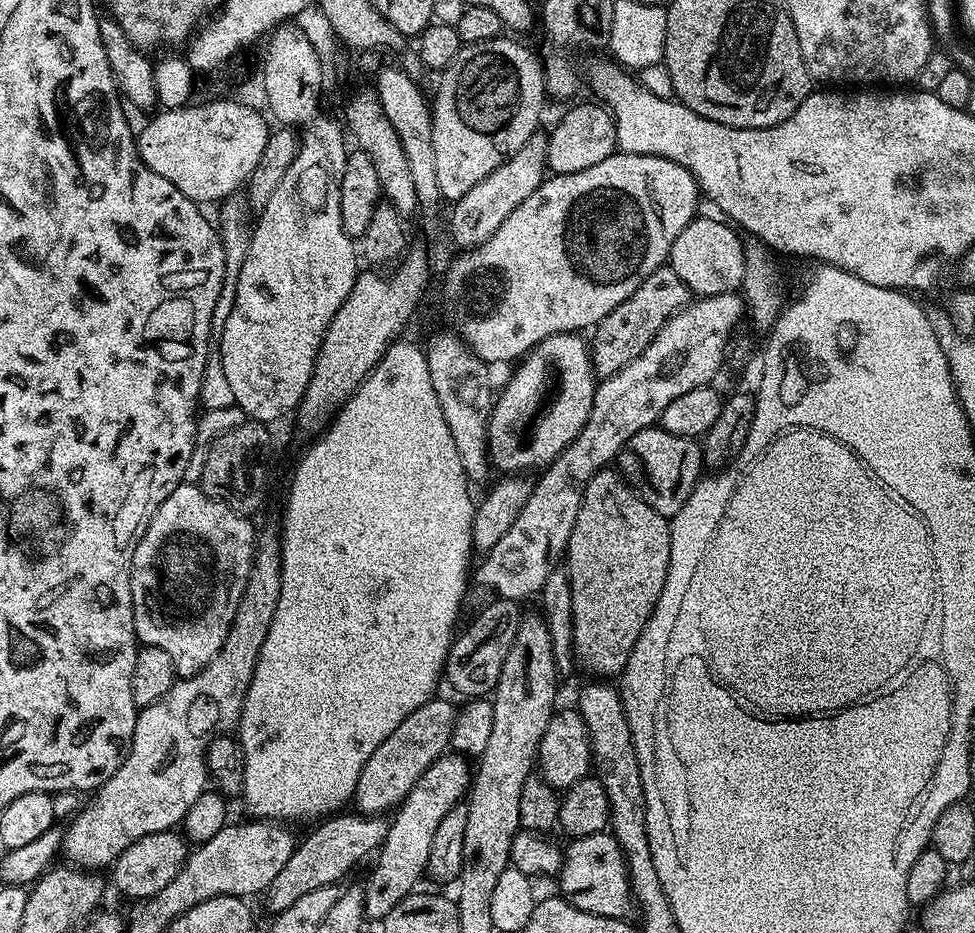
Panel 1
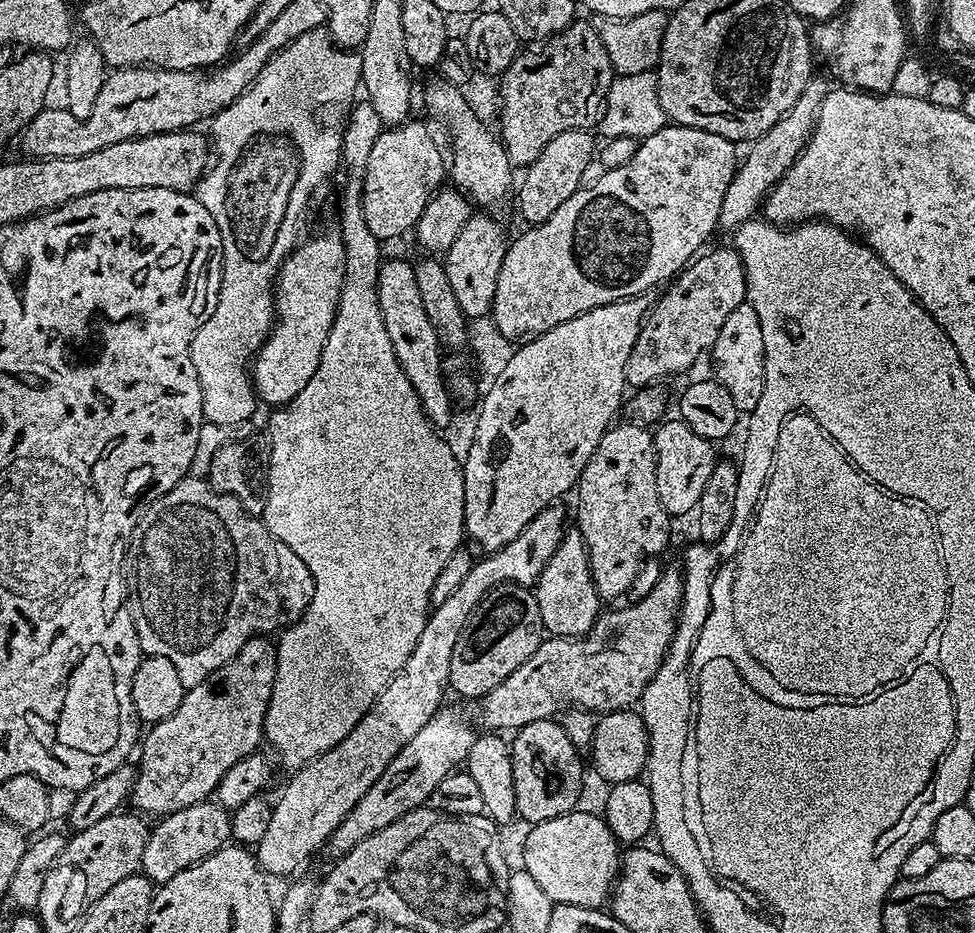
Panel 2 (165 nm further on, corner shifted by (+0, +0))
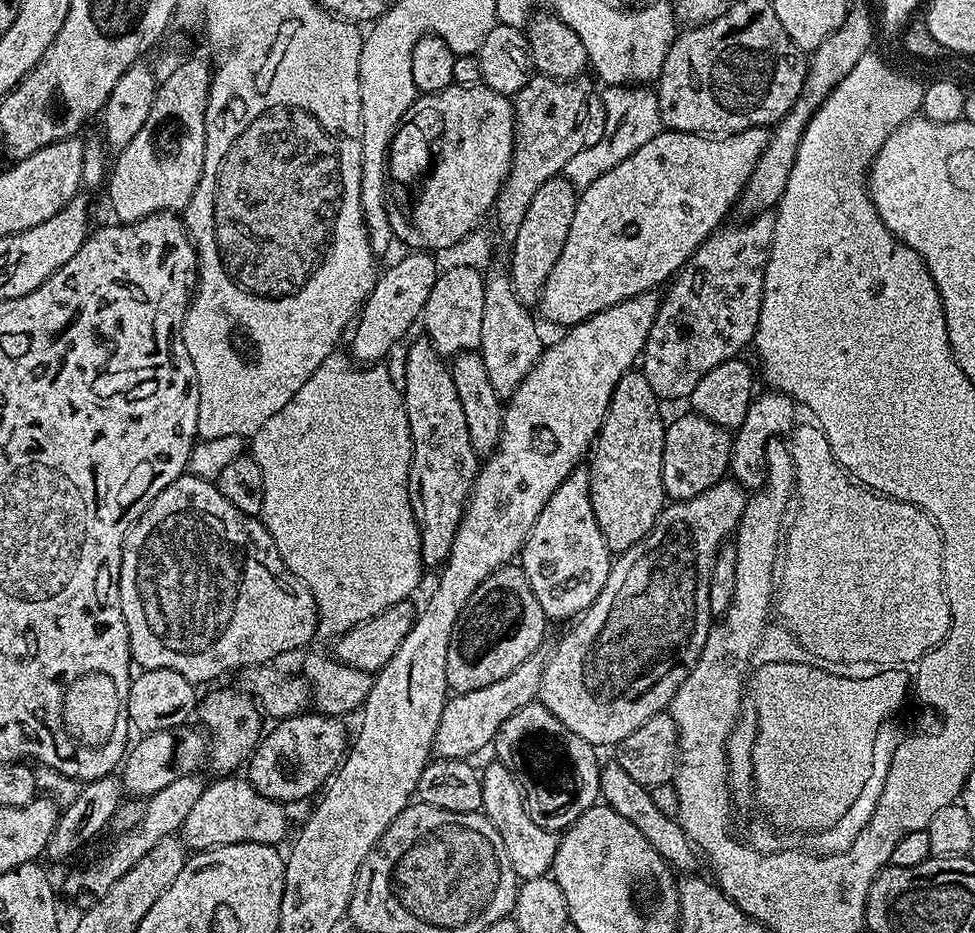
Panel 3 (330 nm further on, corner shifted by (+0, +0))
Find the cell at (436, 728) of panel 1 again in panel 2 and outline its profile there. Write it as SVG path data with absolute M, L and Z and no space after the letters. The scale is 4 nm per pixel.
M679 567L668 568L657 578L656 585L649 590L648 596L642 597L637 604L632 604L629 608L616 608L613 612L601 611L587 636L541 639L538 650L534 650L534 654L530 654L530 658L526 658L526 662L522 662L522 666L518 666L518 670L510 674L510 678L498 682L494 690L479 697L479 727L484 730L515 730L530 722L553 719L557 713L569 706L584 708L593 714L603 714L619 712L635 705L662 666L664 655L672 645L683 600L684 573Z

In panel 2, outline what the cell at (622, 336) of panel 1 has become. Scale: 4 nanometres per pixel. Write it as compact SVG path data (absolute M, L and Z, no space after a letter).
M716 248L709 256L703 256L693 259L649 307L634 350L630 350L630 358L626 358L624 383L629 389L655 385L660 382L656 380L676 376L694 367L703 352L704 355L711 353L730 312L746 300L746 274L735 248Z

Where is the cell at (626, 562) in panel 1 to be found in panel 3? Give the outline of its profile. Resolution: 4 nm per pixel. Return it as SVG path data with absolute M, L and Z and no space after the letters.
M630 370L621 378L618 386L614 386L612 401L604 415L604 424L596 436L590 459L586 464L590 478L590 506L594 506L594 518L598 518L602 538L606 538L608 551L613 554L625 552L627 548L634 546L654 527L660 513L666 507L662 482L662 450L666 420L660 417L660 407L662 401L654 394L654 390L650 390L650 382L646 382L643 371Z

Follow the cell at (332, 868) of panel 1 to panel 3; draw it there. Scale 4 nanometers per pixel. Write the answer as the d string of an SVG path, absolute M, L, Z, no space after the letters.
M547 651L535 652L526 658L526 662L522 662L522 666L514 666L506 678L490 682L490 686L482 686L482 690L455 693L442 710L436 740L432 744L433 753L441 760L462 760L472 758L475 752L482 751L487 744L489 747L495 741L502 722L506 722L510 714L522 710L522 706L533 703L539 697L548 657Z

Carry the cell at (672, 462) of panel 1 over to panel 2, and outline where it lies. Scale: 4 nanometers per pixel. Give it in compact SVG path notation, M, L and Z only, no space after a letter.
M667 420L655 429L652 437L656 451L656 485L662 506L669 517L676 518L683 512L691 513L695 509L698 498L702 498L702 489L718 463L718 455L712 449L715 448L713 441L694 434L694 430L690 430L690 426L686 426L683 420Z

